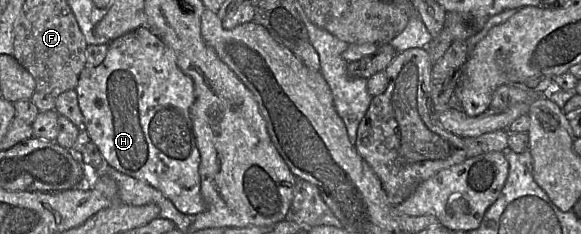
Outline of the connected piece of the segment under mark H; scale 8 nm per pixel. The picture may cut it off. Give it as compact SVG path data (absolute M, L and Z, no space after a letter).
M140 27L111 41L104 61L96 67L87 65L75 90L84 116L83 128L109 166L152 185L183 214L194 217L205 210L200 193L200 153L190 116L194 85L178 67L173 52L149 27Z

